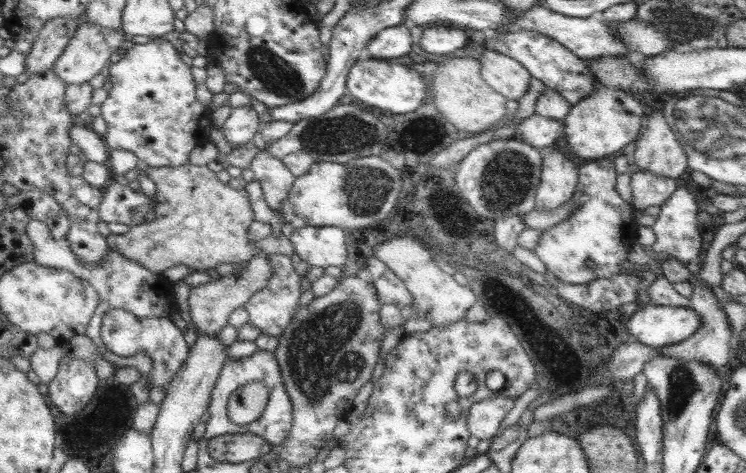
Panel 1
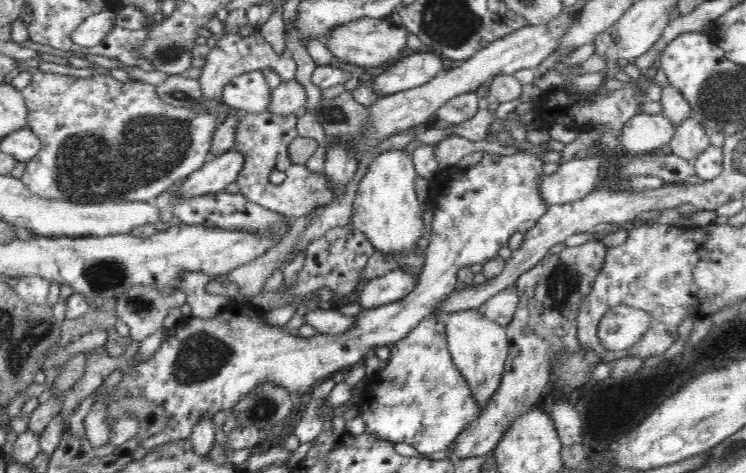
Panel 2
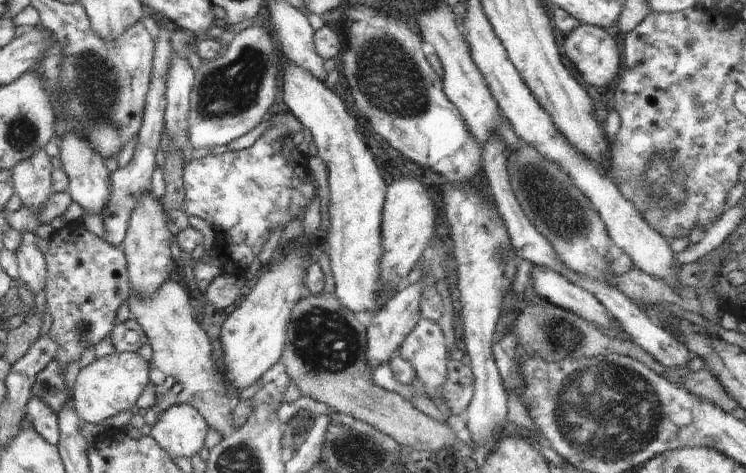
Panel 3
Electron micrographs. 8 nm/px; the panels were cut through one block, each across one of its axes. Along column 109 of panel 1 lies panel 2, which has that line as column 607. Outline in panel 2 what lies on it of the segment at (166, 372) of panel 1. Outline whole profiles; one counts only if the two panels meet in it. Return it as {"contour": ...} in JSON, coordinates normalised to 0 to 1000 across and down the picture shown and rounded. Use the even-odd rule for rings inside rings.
{"contour":[[[823,647],[803,677],[799,698],[803,727],[818,742],[843,738],[865,704],[871,679],[862,655]]]}

